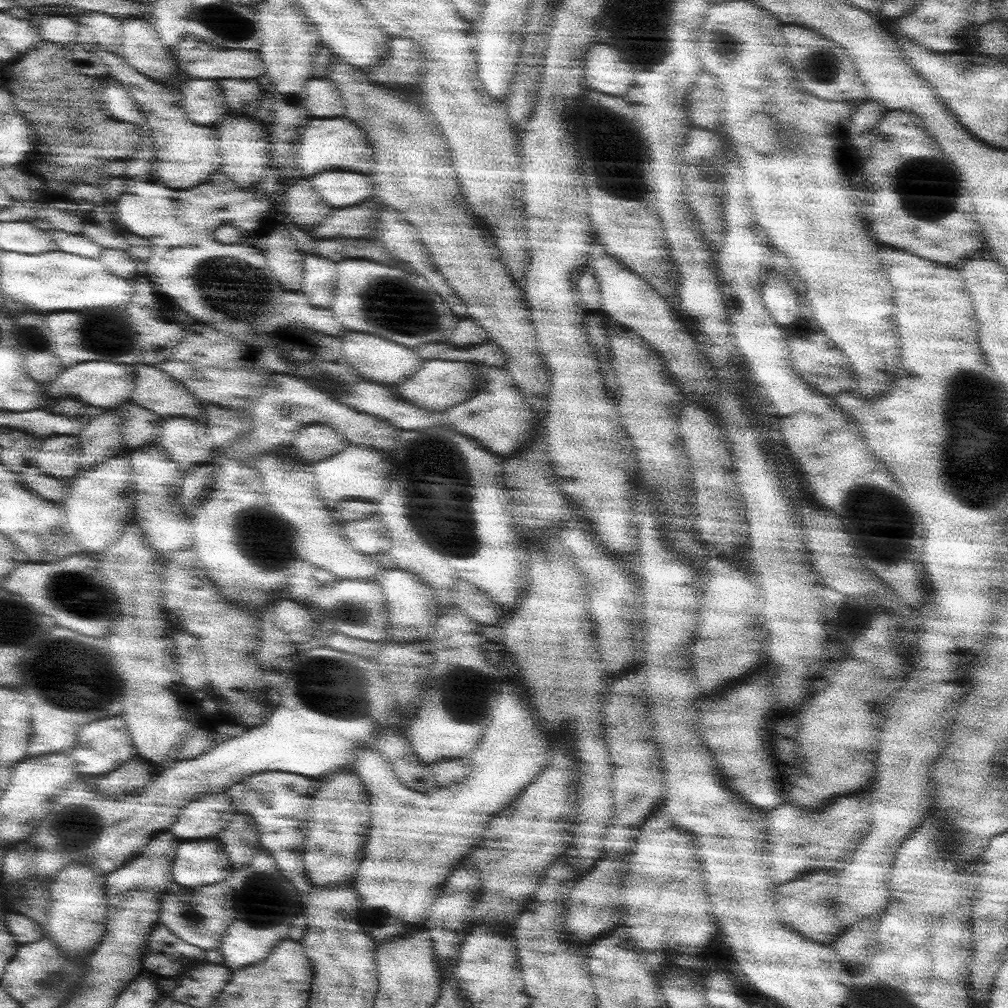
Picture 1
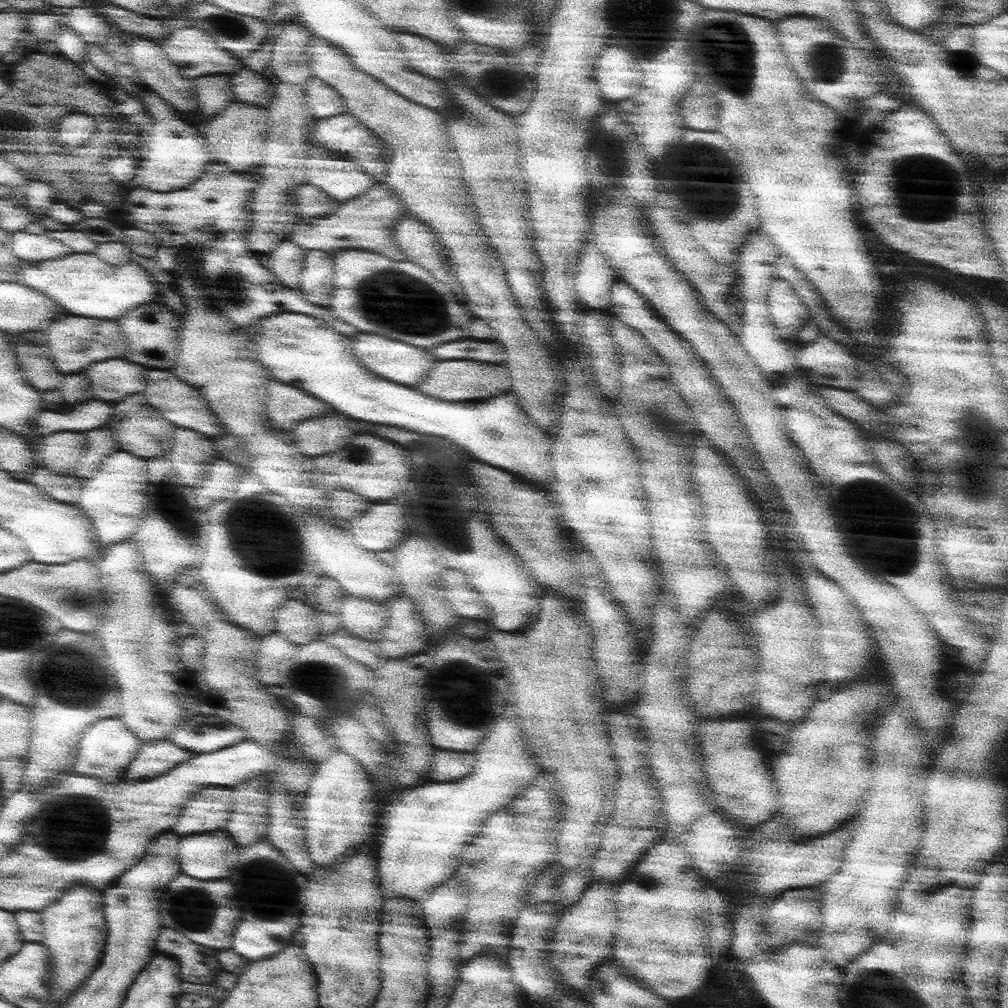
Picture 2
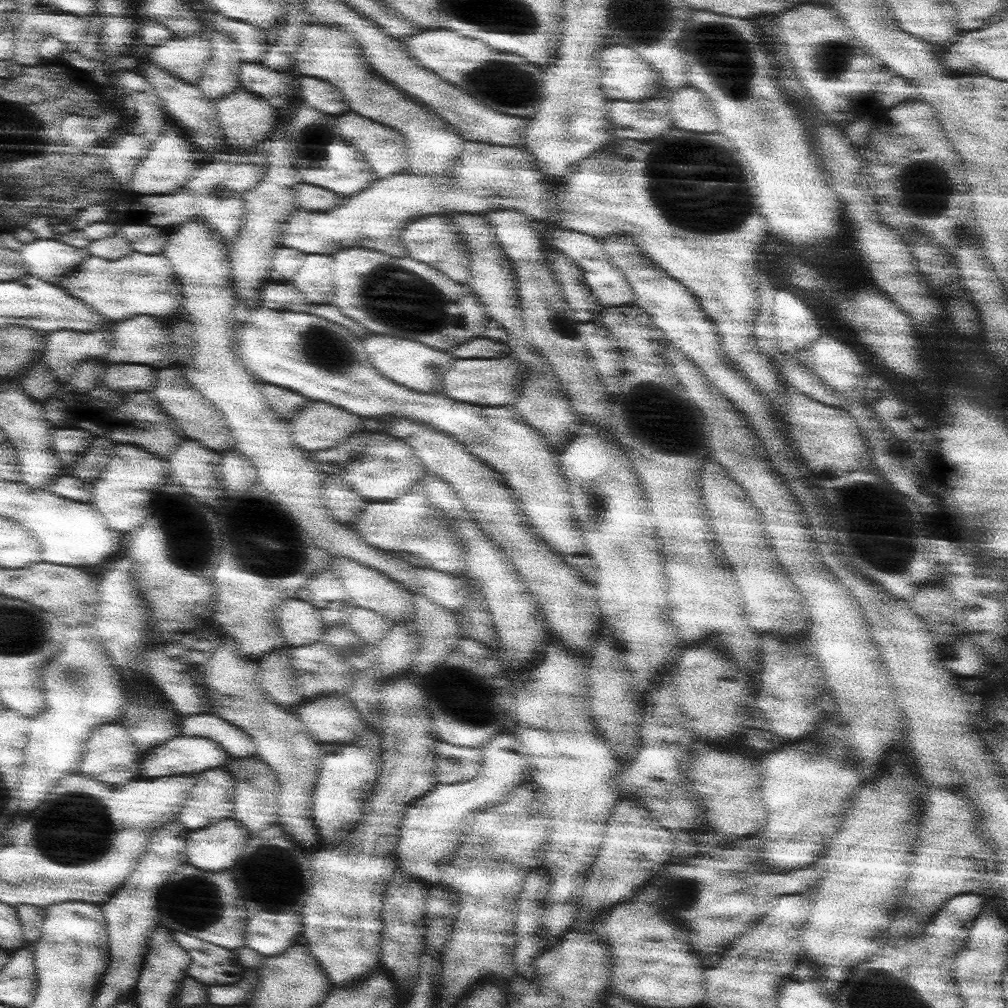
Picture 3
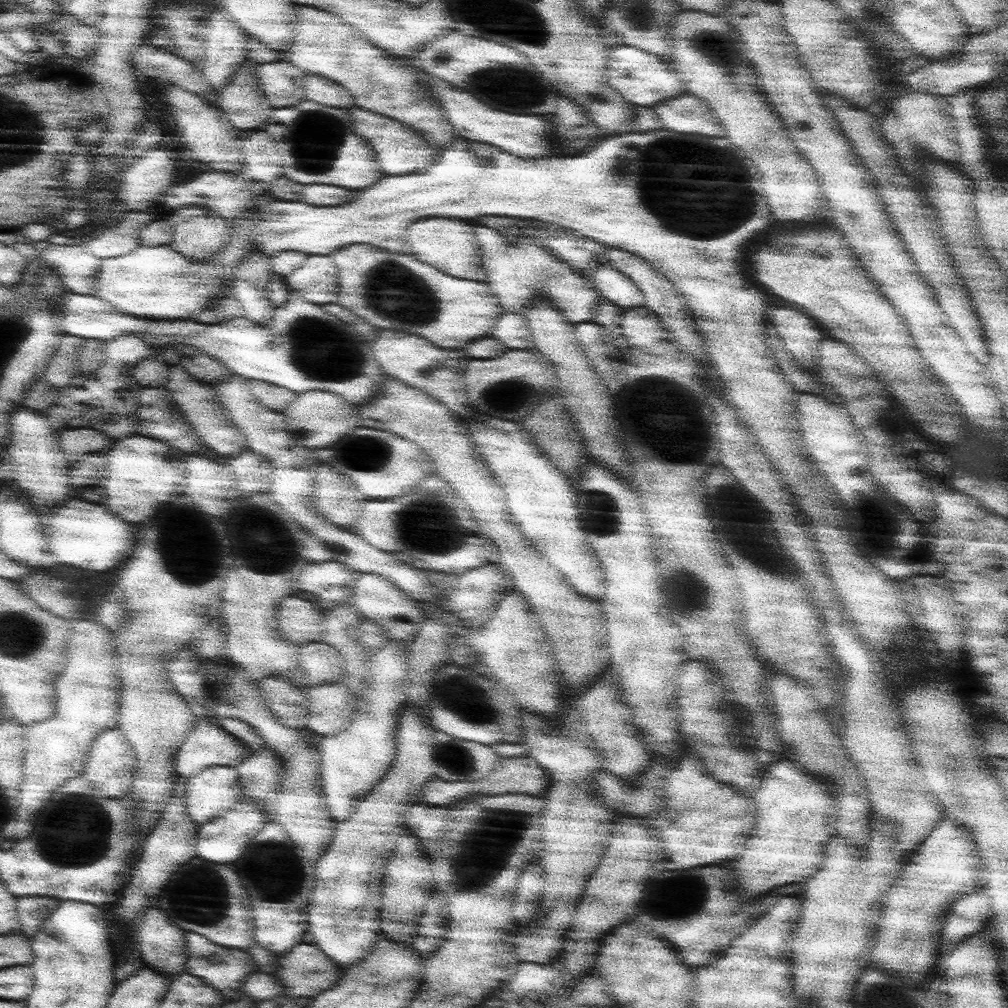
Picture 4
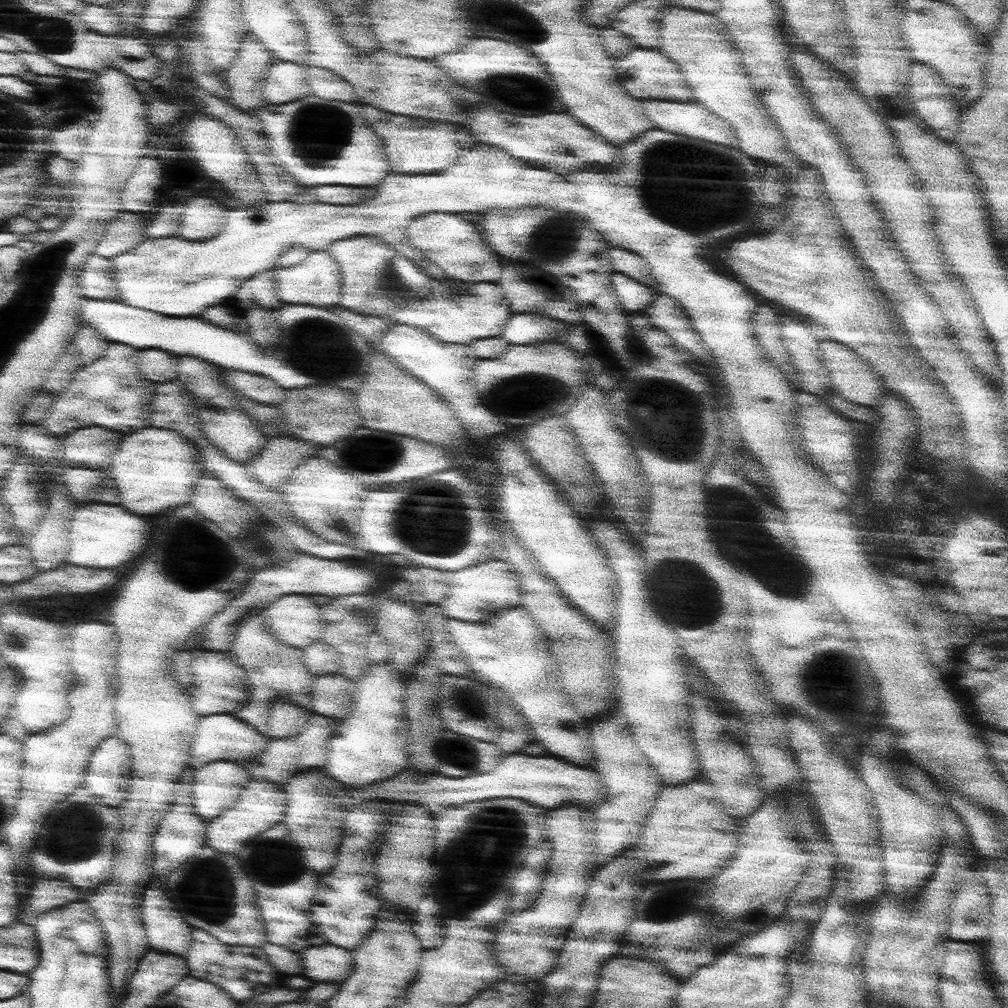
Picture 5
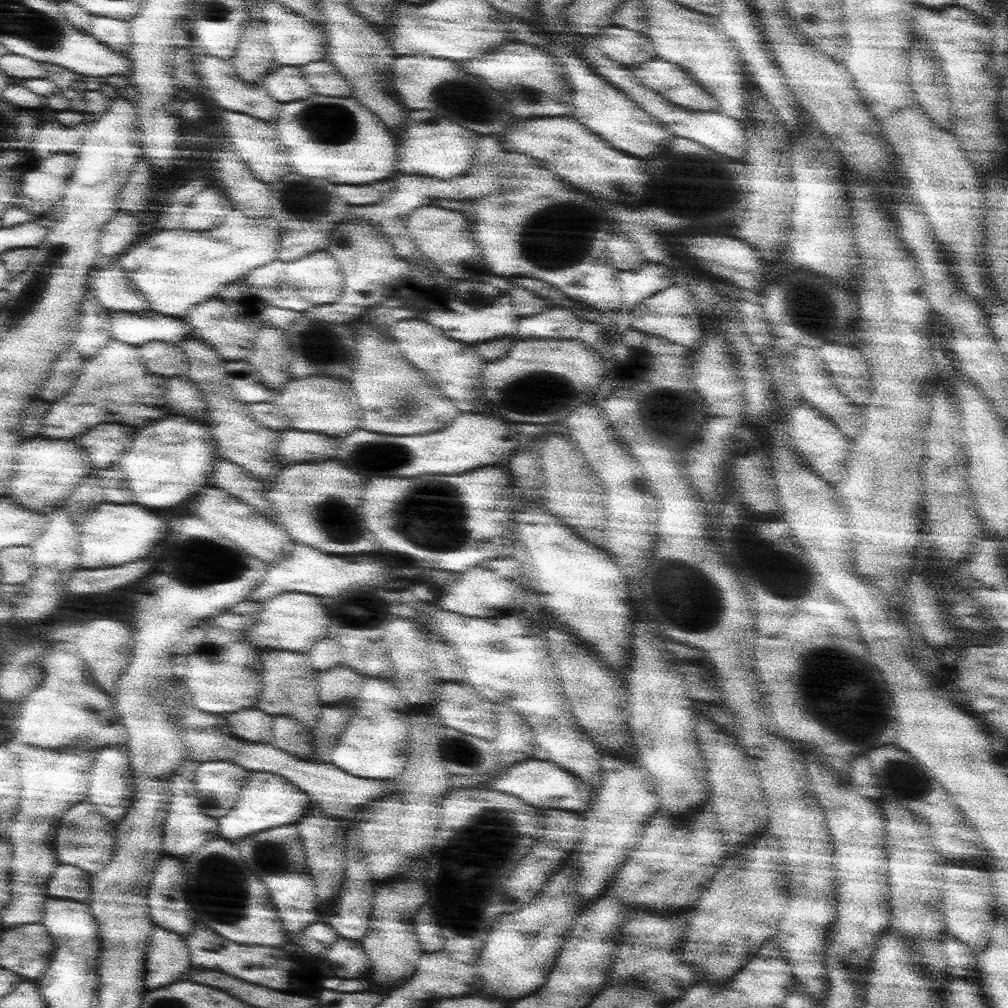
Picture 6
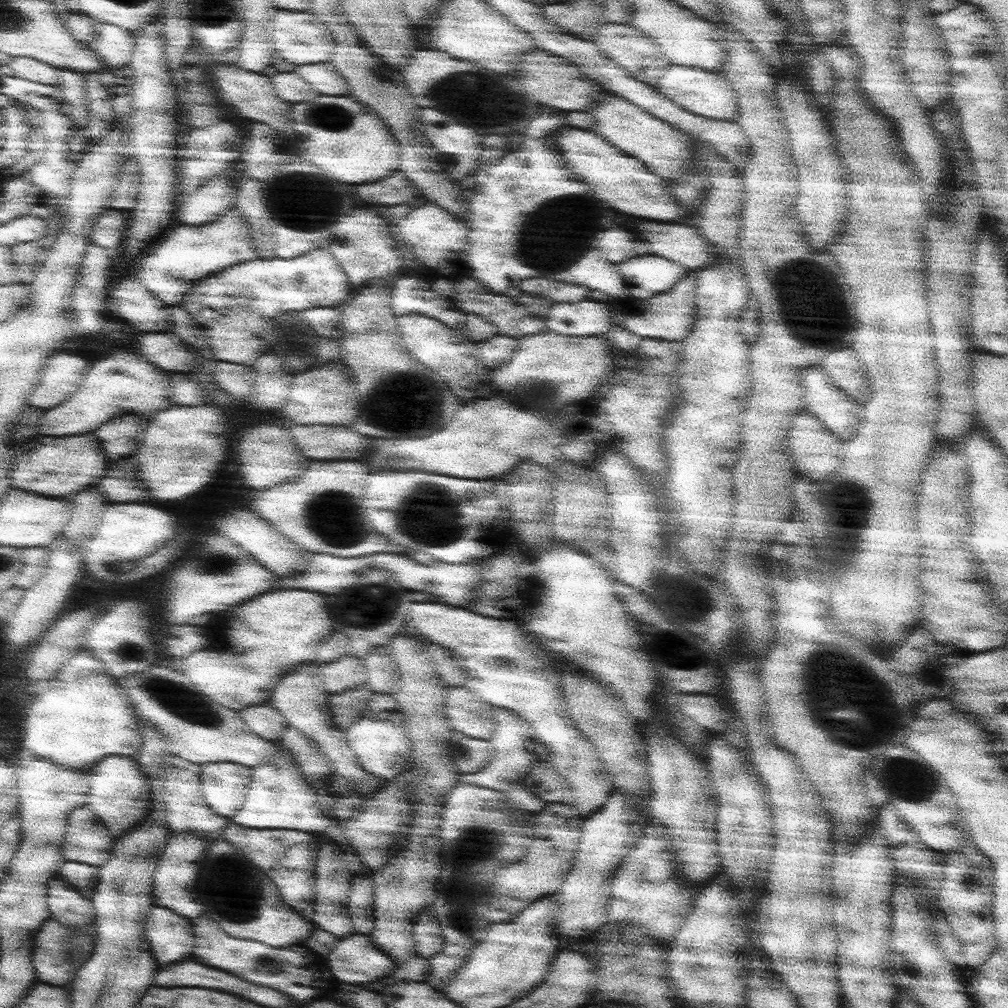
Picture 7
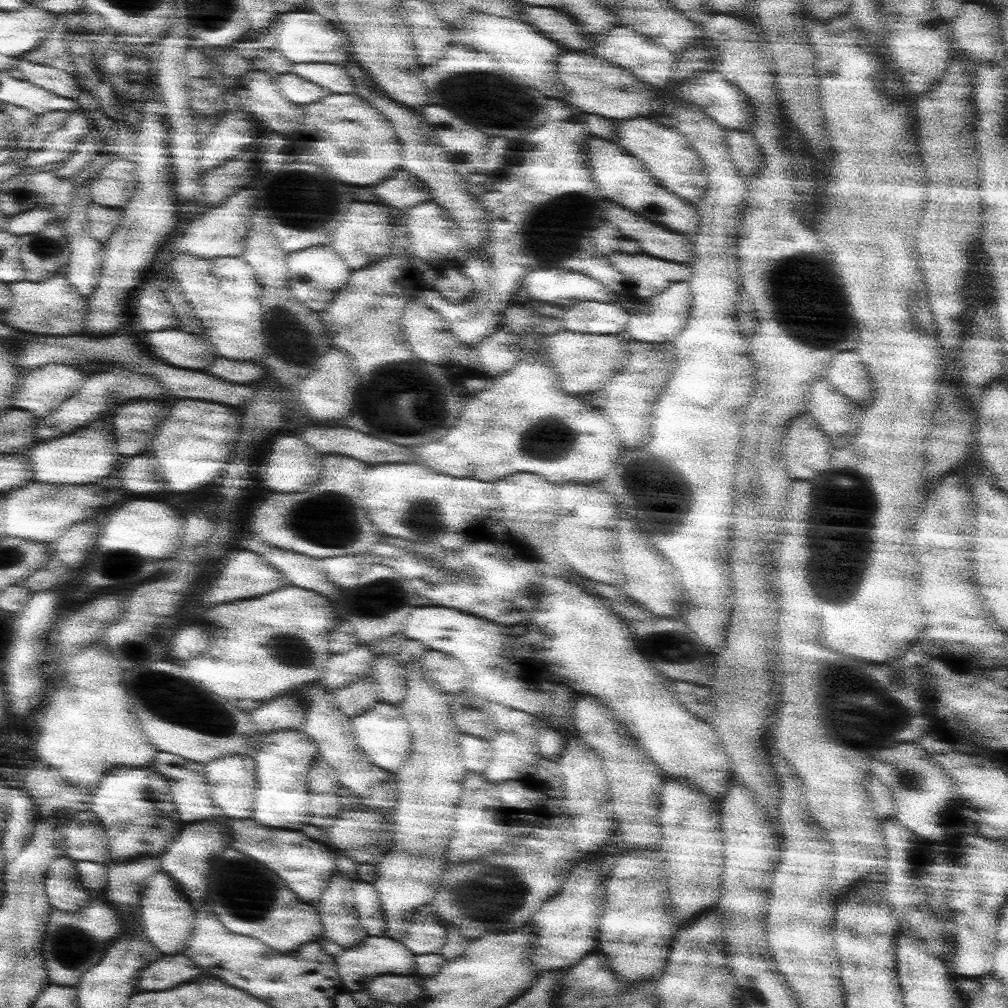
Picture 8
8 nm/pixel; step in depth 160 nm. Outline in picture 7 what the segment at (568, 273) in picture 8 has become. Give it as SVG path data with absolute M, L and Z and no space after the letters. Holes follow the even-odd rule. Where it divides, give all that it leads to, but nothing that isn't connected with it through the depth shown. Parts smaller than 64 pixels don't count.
M525 278L517 284L522 293L540 295L553 300L555 303L580 302L588 299L586 298L588 294L593 294L585 286L549 278Z

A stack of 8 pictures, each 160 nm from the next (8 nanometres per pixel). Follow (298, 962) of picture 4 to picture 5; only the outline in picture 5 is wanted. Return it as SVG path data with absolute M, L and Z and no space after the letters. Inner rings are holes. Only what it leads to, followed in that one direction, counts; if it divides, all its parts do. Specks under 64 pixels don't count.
M332 944L310 946L310 950L300 952L304 970L301 976L315 983L346 982L354 969L352 950Z

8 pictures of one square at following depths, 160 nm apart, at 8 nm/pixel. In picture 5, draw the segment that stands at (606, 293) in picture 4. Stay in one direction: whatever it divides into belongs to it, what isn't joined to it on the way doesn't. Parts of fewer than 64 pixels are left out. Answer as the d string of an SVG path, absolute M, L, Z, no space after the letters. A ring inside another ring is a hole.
M614 272L612 284L626 310L641 313L655 299L655 292L644 283L638 282L624 273Z

